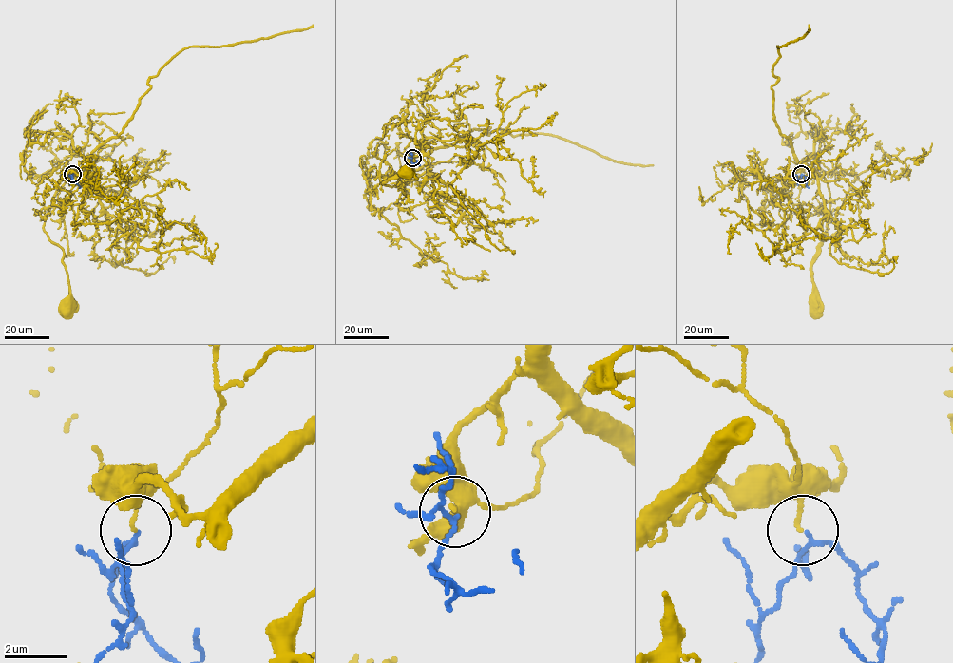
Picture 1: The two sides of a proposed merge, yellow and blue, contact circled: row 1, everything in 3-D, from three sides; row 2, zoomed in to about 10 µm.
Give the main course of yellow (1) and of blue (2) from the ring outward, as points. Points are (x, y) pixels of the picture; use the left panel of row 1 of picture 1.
1: (72, 174), (87, 165), (56, 192), (44, 226), (63, 250), (71, 299), (67, 312)
2: (72, 174), (71, 179), (79, 188)

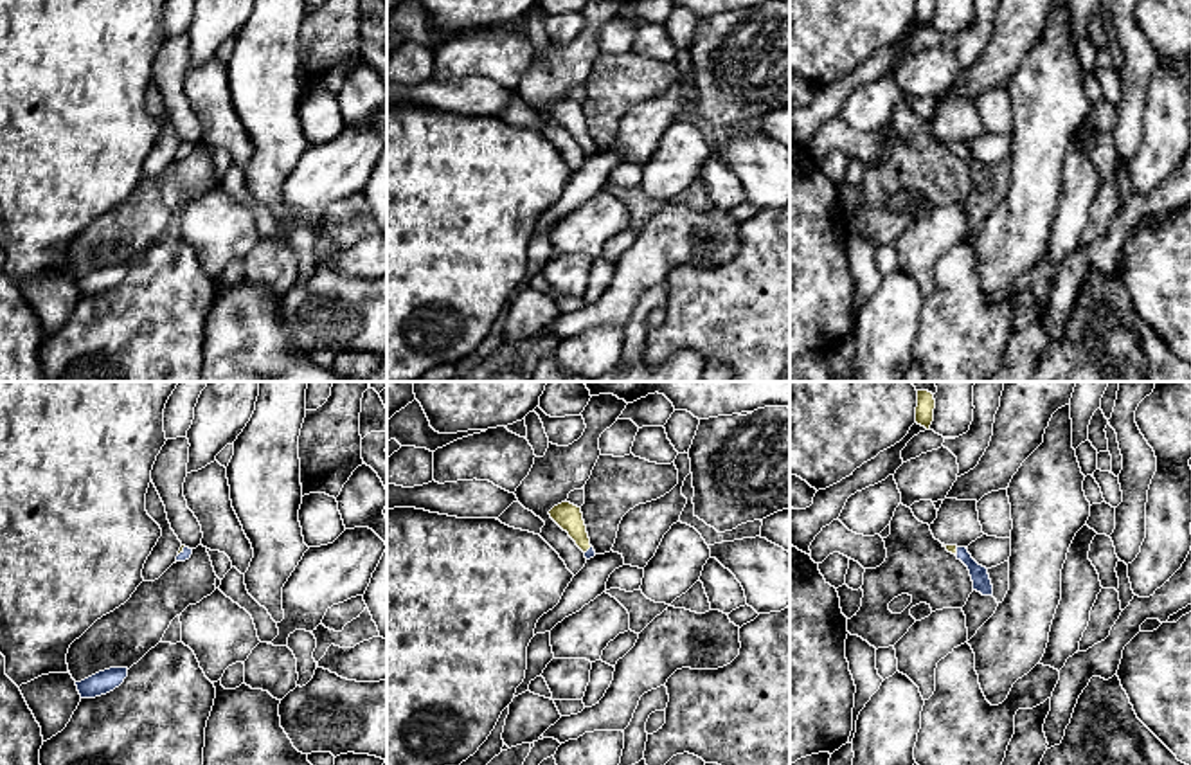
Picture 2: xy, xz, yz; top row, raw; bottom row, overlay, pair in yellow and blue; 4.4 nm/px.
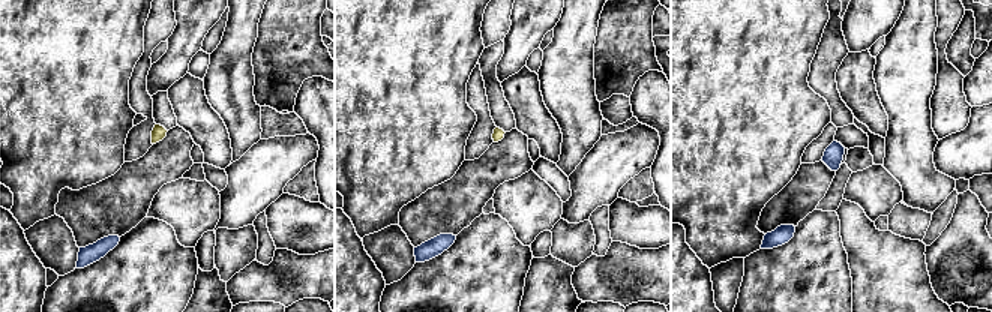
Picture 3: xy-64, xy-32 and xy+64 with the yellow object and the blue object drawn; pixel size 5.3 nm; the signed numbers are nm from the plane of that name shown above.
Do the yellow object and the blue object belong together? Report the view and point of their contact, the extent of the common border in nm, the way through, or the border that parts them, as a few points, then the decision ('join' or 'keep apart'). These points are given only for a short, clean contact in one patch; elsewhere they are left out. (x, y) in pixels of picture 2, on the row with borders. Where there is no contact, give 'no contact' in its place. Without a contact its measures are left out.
xy (182, 551) | 50 nm | across xy (182, 546), (182, 551), (186, 555) | join

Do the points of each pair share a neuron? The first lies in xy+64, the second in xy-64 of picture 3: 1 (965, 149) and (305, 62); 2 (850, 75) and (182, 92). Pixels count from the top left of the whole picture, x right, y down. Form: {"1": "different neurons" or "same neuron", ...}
{"1": "different neurons", "2": "same neuron"}

